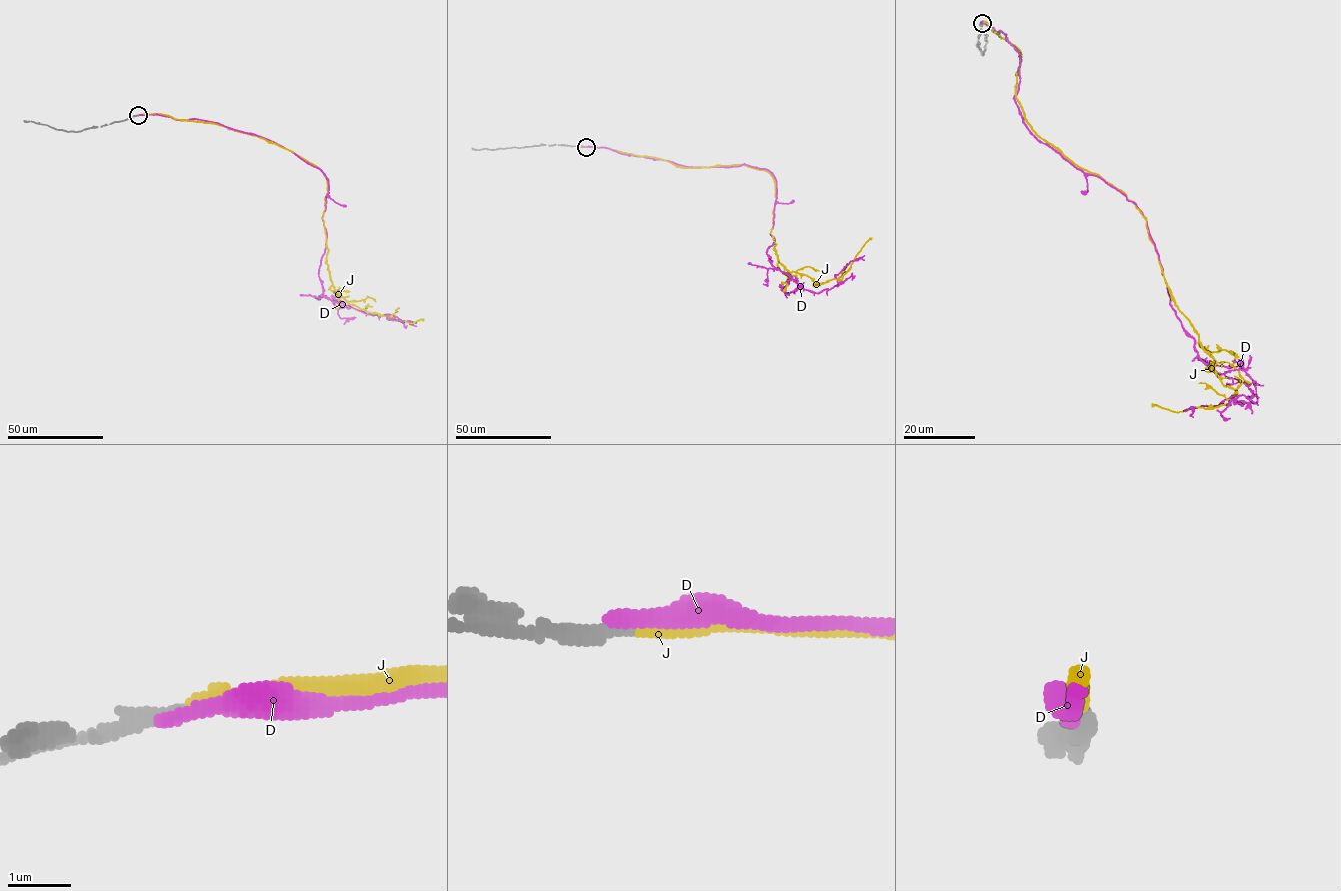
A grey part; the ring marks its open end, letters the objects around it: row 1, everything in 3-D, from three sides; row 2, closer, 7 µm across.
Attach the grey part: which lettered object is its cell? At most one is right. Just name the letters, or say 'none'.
J

